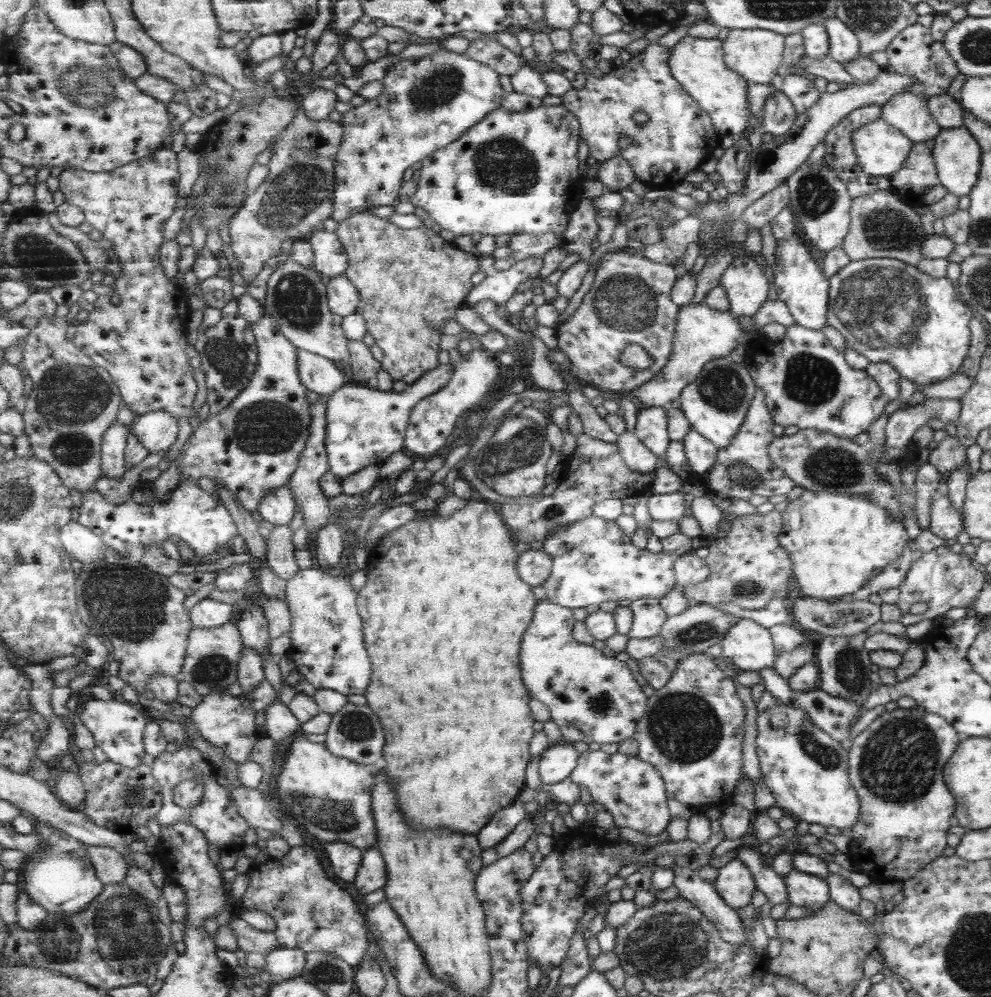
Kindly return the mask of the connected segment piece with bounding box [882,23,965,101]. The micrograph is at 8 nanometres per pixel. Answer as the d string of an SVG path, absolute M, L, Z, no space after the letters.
M916 23L906 26L888 43L885 51L888 63L882 71L887 74L894 72L896 75L912 79L914 83L906 87L906 93L916 94L926 101L933 96L945 94L957 77L965 79L965 75L959 71L956 61L946 50L944 43L933 40L931 33L924 25Z

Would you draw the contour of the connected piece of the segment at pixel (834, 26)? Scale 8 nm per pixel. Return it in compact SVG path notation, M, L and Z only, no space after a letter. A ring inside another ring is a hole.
M837 17L826 20L823 27L829 38L829 55L840 64L850 64L860 55L860 41L856 33Z

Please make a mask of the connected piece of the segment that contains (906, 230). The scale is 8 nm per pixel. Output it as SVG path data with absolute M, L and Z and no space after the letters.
M880 189L874 194L854 198L852 202L850 228L841 246L851 260L893 258L918 267L923 259L922 242L927 234L916 207L900 200L891 190Z

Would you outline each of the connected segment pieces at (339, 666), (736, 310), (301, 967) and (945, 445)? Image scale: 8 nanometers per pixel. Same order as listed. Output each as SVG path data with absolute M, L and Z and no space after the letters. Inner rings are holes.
M318 565L301 570L288 581L288 604L294 616L294 634L292 634L291 654L296 668L318 690L330 689L352 696L366 695L374 676L374 662L366 646L365 622L360 614L360 592L354 590L346 577L334 577Z
M736 253L721 279L729 299L729 312L737 318L757 315L768 299L769 284L762 269L749 256Z
M284 946L272 950L268 954L268 966L265 970L269 975L276 976L278 980L298 977L308 966L308 954L309 952L300 948L291 949Z
M948 436L938 442L938 446L931 450L928 462L933 464L941 474L939 482L947 482L948 474L958 468L969 464L966 459L966 449L954 436Z

